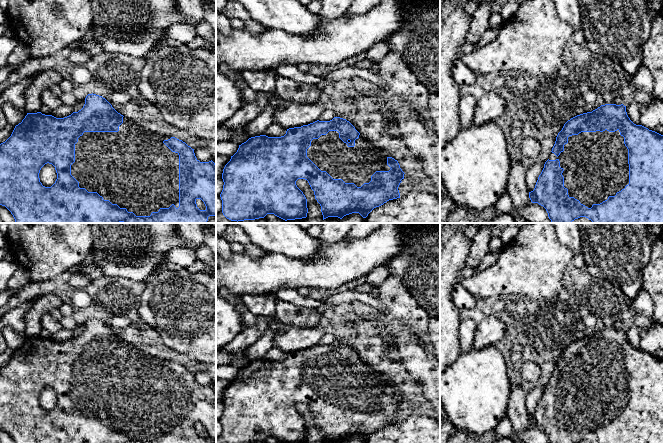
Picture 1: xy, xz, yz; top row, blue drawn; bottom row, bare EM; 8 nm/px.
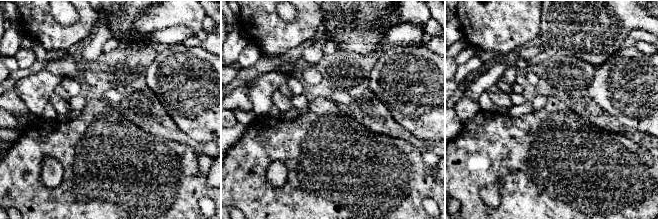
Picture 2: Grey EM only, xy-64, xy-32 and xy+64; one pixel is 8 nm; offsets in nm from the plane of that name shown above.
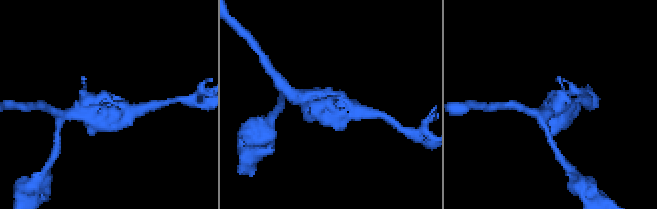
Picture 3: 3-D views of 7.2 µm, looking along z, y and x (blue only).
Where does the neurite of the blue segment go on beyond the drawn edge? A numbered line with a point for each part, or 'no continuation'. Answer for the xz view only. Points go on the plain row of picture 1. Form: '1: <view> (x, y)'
1: xz (357, 388)

